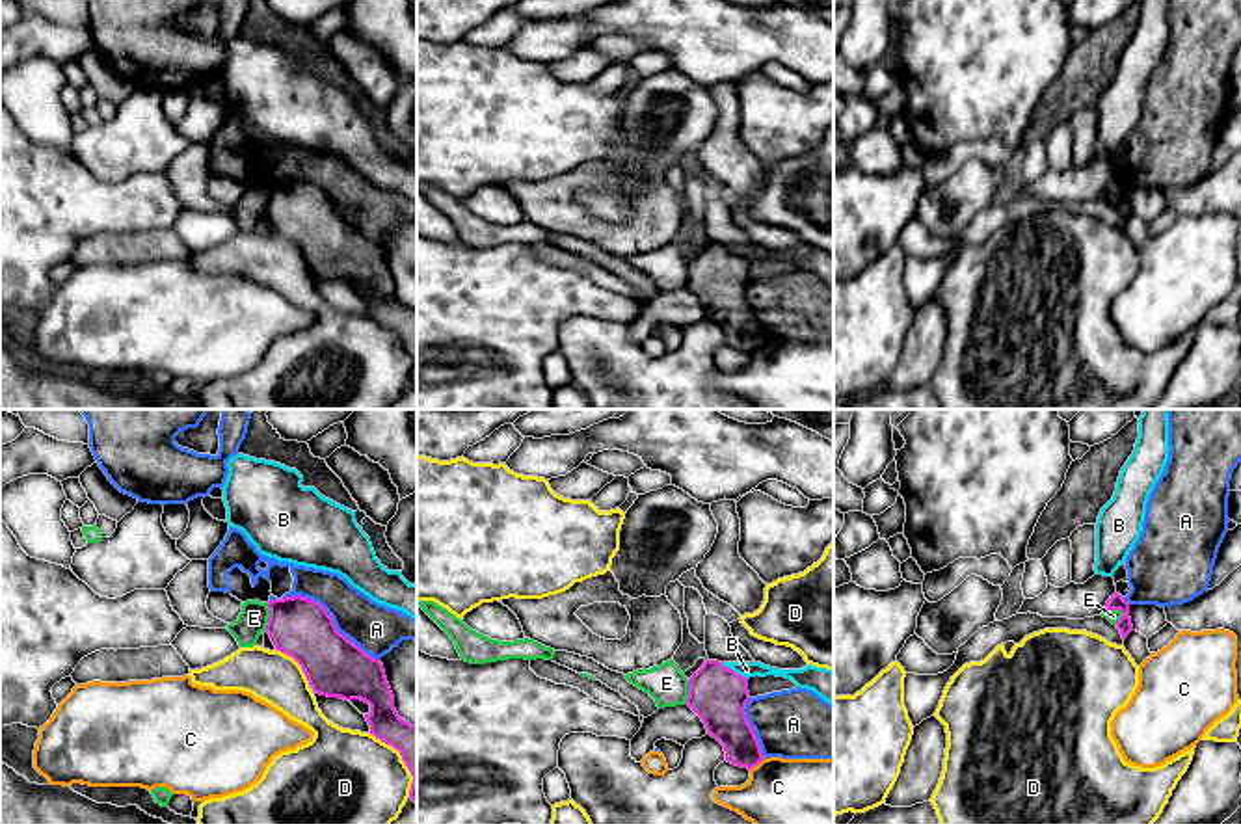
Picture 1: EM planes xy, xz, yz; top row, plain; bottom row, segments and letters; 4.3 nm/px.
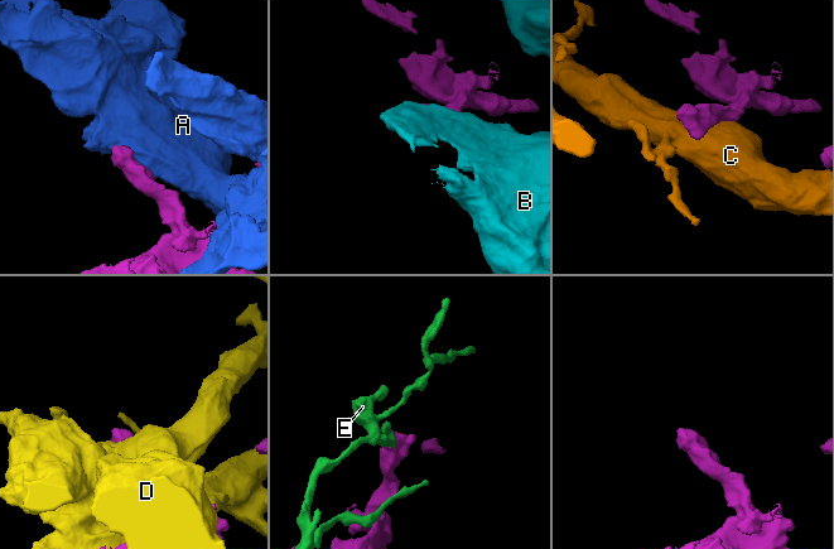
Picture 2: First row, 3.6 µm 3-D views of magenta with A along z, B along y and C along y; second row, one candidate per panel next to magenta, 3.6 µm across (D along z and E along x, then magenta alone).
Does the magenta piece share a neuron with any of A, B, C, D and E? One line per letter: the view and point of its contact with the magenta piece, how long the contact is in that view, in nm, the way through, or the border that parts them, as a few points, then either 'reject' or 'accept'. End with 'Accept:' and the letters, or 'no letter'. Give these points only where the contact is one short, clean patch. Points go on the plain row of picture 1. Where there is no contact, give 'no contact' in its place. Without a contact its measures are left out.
A: xy (332, 203) | 500 nm | reject
B: xz (732, 253) | 140 nm | reject
C: xz (756, 348) | 90 nm | reject
D: xy (298, 246) | 200 nm | reject
E: xy (270, 199) | 120 nm | along xy (268, 186), (268, 207), (265, 212) | reject
Accept: no letter

